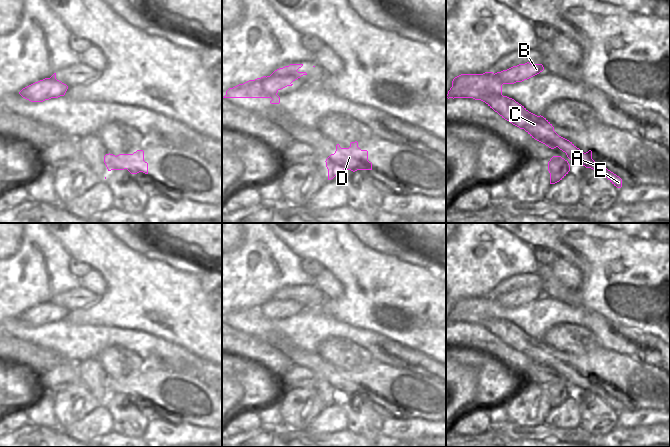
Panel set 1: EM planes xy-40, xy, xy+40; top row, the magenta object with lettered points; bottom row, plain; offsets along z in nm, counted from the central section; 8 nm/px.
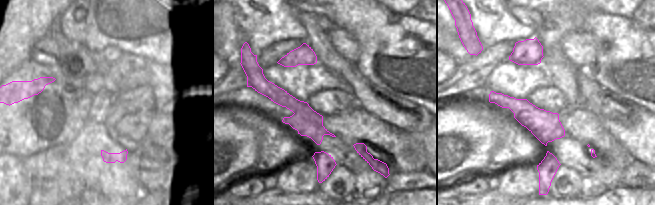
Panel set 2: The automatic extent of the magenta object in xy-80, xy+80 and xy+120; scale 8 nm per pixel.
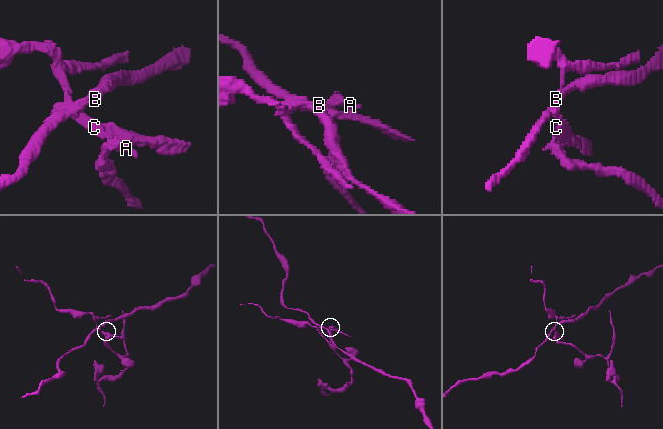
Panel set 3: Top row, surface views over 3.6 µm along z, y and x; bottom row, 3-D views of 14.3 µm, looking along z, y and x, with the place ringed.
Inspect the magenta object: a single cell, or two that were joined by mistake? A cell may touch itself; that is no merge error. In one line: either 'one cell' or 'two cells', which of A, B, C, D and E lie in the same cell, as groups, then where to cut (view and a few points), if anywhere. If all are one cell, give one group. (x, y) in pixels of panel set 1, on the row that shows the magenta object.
two cells; groups A C D E / B; cut xy (258, 89), (261, 93), (272, 93), (275, 89), (277, 90)

